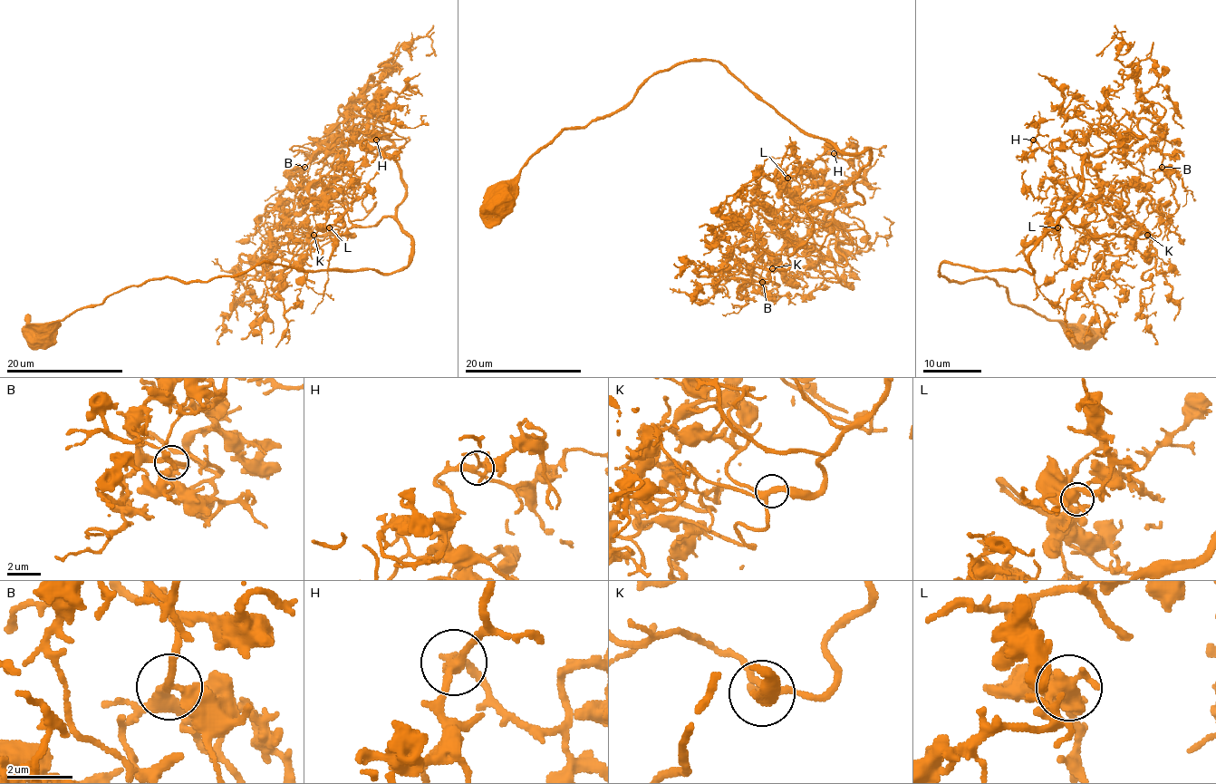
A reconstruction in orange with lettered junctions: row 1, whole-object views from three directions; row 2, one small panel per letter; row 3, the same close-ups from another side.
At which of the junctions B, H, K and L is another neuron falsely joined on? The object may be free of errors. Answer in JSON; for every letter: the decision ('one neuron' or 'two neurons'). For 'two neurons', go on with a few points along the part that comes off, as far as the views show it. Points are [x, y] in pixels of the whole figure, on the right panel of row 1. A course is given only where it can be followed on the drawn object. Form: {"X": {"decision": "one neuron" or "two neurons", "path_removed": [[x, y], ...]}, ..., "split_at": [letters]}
{"B": {"decision": "one neuron"}, "H": {"decision": "one neuron"}, "K": {"decision": "one neuron"}, "L": {"decision": "one neuron"}, "split_at": []}

